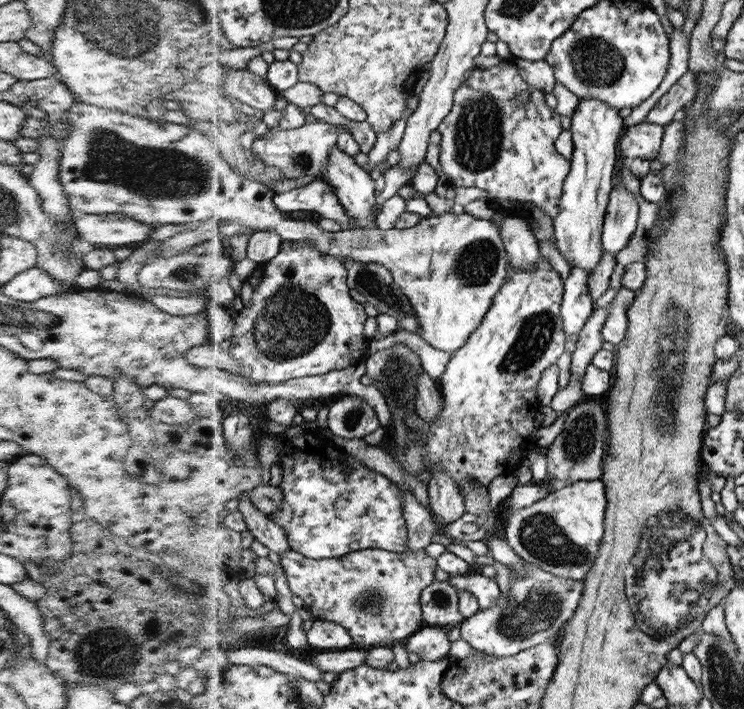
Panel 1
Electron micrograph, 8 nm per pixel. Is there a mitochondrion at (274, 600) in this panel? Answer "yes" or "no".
no

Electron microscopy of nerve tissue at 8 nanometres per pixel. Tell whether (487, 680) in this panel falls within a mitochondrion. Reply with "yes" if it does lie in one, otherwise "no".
no

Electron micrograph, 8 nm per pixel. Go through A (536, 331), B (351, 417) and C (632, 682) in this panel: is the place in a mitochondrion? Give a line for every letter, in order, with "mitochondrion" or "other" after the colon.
A: mitochondrion
B: mitochondrion
C: other

